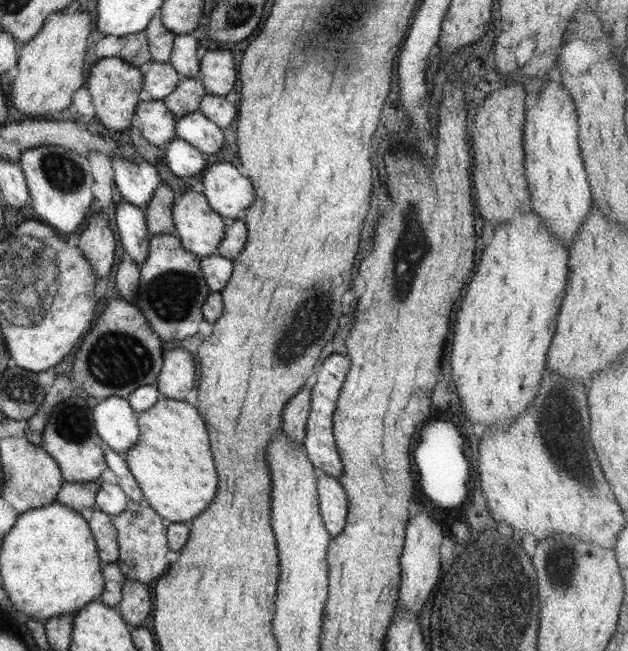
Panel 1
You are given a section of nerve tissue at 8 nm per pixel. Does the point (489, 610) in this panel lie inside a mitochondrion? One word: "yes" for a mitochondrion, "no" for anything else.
yes

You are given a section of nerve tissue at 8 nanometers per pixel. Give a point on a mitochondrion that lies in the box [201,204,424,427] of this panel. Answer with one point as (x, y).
(313, 320)

